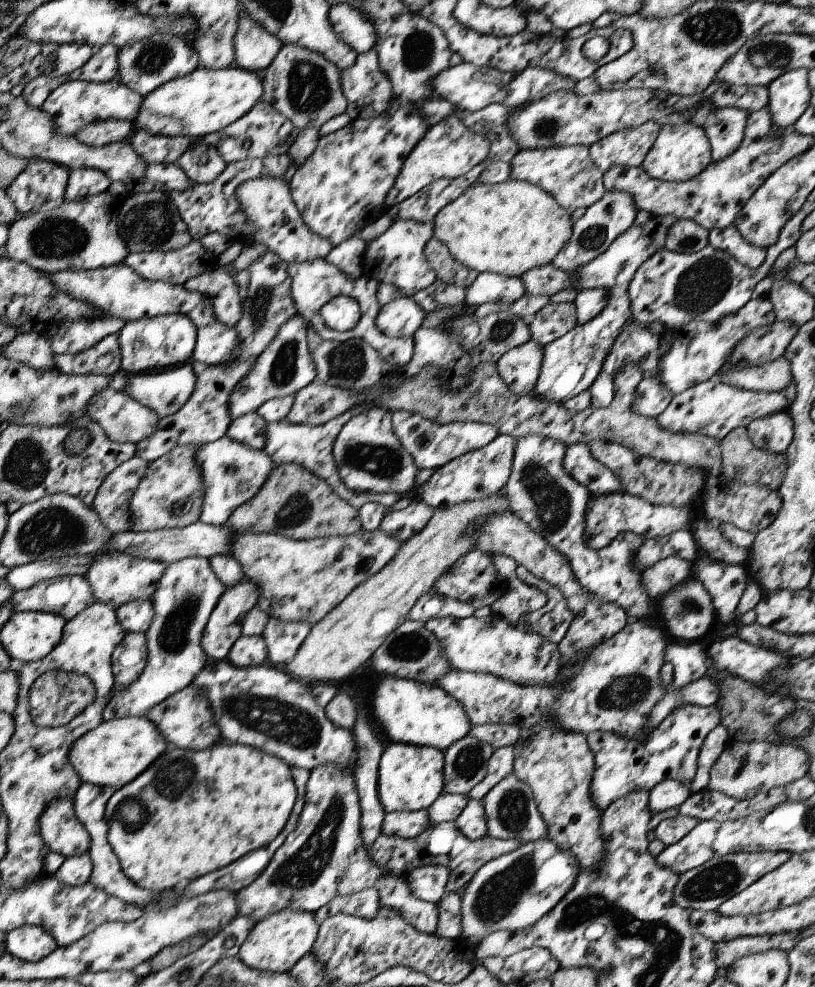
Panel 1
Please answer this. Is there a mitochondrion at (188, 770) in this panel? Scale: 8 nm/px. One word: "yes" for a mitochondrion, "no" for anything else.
yes

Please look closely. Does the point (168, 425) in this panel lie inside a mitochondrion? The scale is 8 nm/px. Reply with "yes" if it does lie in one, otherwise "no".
no

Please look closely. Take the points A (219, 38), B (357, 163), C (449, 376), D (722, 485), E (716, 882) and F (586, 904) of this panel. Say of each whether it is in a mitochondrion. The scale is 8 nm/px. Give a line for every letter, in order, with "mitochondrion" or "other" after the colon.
A: mitochondrion
B: other
C: other
D: other
E: mitochondrion
F: mitochondrion

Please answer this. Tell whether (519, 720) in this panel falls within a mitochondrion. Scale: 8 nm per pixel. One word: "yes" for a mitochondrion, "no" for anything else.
no

